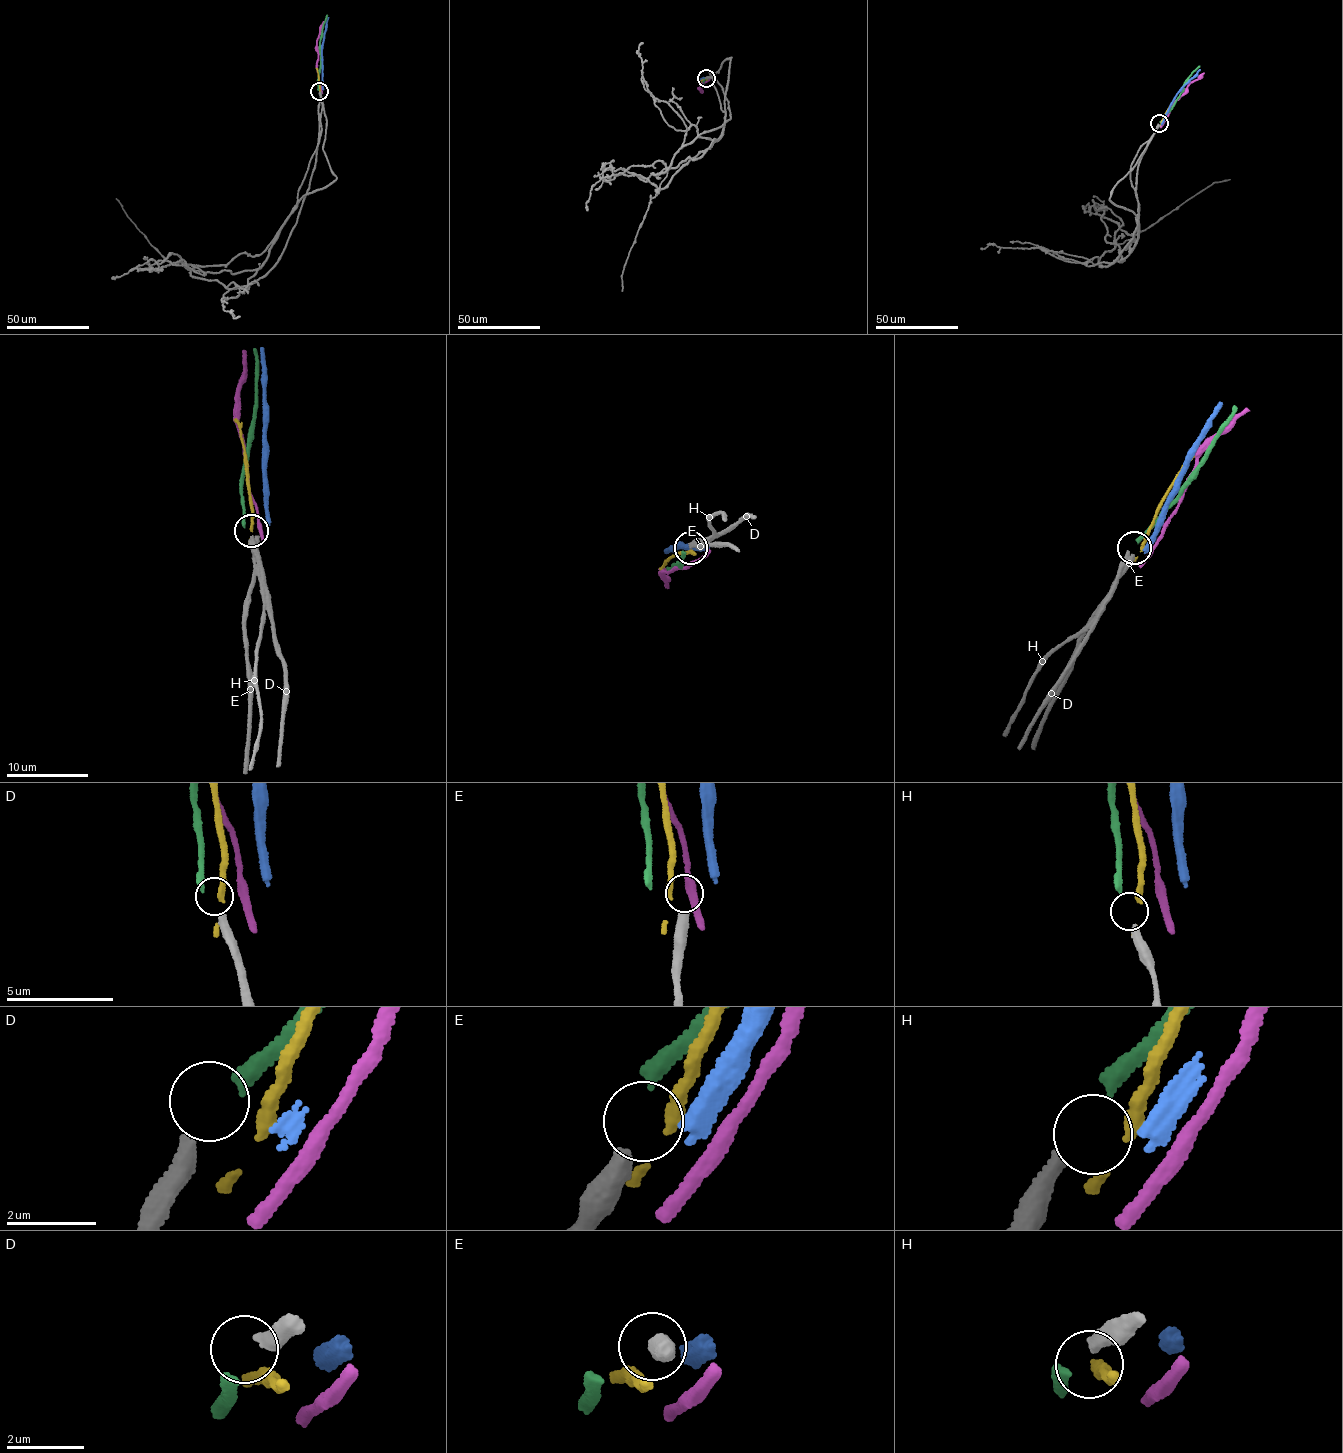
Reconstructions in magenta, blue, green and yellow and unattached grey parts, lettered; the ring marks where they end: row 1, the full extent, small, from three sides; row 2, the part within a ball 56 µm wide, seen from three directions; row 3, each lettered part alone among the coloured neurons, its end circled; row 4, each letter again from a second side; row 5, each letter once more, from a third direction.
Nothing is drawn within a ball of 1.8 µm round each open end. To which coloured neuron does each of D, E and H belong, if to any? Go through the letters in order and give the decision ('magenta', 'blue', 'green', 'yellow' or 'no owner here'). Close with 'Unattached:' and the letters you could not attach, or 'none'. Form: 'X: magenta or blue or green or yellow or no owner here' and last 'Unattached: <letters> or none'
D: no owner here
E: no owner here
H: no owner here
Unattached: D, E, H

